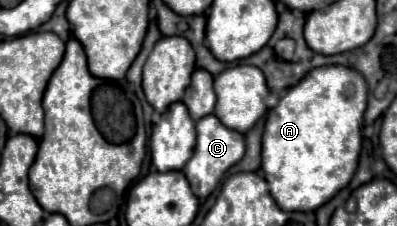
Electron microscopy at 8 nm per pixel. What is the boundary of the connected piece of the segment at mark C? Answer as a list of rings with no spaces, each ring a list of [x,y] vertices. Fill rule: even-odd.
[[[214,114],[204,116],[204,120],[196,122],[196,134],[198,134],[198,138],[196,138],[194,154],[182,172],[188,178],[192,192],[198,198],[206,198],[214,192],[214,188],[218,186],[224,172],[244,156],[244,136],[240,136],[240,132],[232,132],[230,128],[224,128],[224,124],[220,124],[220,120],[216,120]]]

